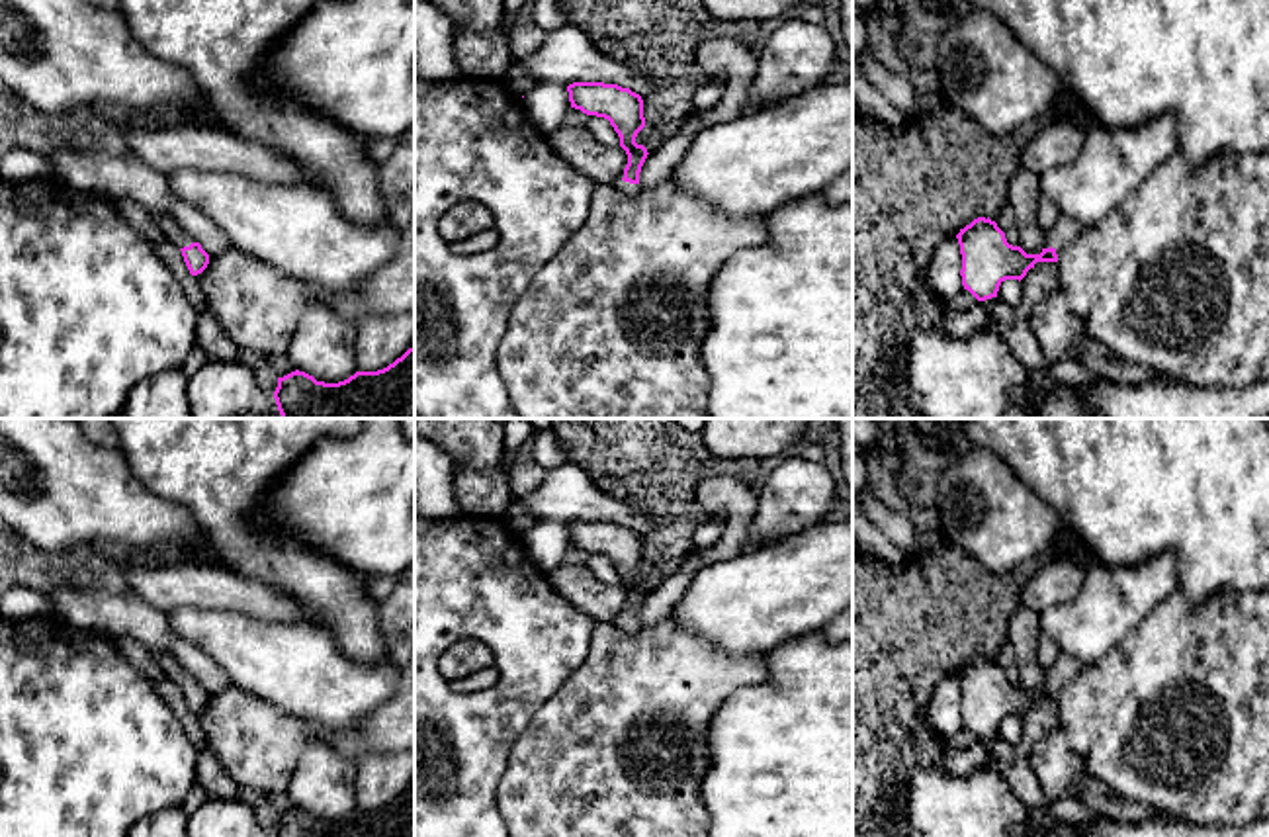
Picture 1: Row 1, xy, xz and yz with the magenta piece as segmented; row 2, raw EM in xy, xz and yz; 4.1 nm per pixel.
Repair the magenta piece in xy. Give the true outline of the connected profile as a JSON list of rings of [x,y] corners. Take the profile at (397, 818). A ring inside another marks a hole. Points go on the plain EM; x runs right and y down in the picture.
[[[415,786],[383,808],[356,810],[338,821],[295,808],[278,815],[274,837],[415,837]]]

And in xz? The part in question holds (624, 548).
[[[573,520],[567,530],[571,546],[610,559],[628,593],[628,602],[612,624],[626,634],[639,632],[639,610],[649,593],[643,583],[635,581],[637,571],[645,565],[641,534],[630,526],[604,520]]]

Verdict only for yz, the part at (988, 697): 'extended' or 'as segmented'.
extended

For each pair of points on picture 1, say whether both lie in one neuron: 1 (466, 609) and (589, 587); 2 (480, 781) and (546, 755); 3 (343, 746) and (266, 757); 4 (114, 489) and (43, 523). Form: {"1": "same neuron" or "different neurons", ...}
{"1": "different neurons", "2": "different neurons", "3": "same neuron", "4": "same neuron"}

